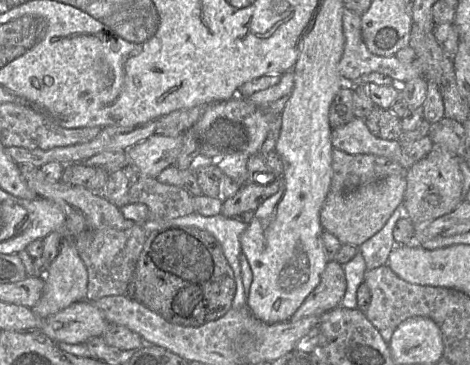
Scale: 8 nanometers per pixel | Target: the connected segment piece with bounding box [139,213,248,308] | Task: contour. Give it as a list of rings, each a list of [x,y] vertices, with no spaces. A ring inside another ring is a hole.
[[[199,213],[178,217],[167,221],[145,220],[141,224],[147,236],[158,229],[167,226],[196,227],[211,233],[221,244],[224,255],[231,266],[236,281],[236,292],[232,302],[232,308],[246,306],[246,296],[241,277],[240,255],[242,253],[240,238],[247,229],[248,224],[238,218],[228,218],[218,214],[216,216],[204,216]]]

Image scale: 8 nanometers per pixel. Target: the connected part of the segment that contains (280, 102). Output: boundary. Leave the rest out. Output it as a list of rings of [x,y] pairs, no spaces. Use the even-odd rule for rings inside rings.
[[[290,70],[282,74],[281,80],[276,85],[258,91],[246,98],[262,112],[279,115],[289,100],[293,87],[294,73],[293,70]]]

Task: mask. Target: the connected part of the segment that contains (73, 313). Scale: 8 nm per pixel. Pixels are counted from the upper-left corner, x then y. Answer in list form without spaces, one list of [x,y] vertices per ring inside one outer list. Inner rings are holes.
[[[84,299],[48,316],[39,330],[56,343],[81,344],[103,335],[108,324],[102,312]]]

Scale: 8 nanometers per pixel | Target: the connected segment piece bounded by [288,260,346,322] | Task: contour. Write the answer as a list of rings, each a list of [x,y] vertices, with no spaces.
[[[335,260],[328,261],[320,283],[288,321],[293,322],[313,315],[323,315],[340,305],[345,291],[346,277],[343,265]]]

